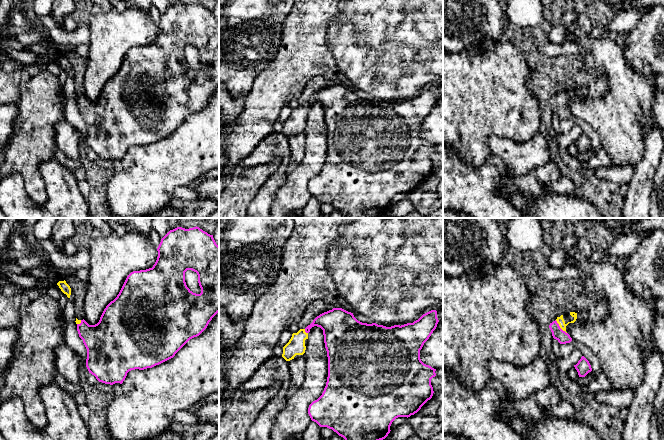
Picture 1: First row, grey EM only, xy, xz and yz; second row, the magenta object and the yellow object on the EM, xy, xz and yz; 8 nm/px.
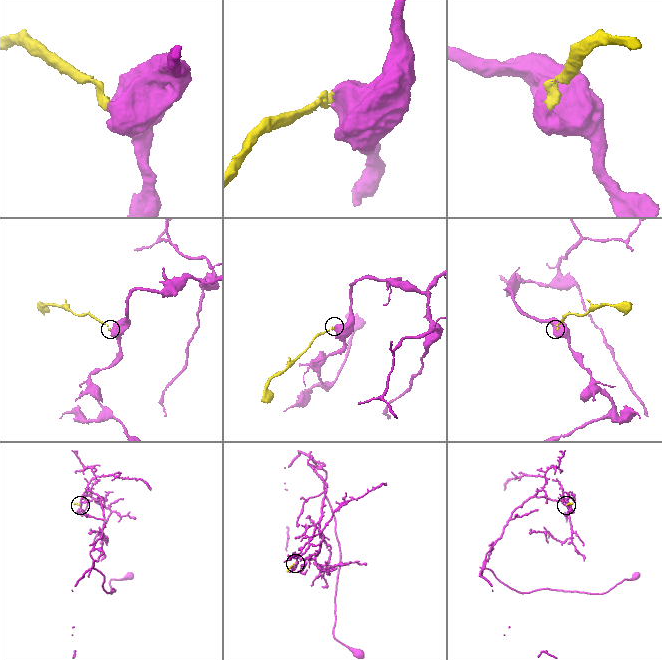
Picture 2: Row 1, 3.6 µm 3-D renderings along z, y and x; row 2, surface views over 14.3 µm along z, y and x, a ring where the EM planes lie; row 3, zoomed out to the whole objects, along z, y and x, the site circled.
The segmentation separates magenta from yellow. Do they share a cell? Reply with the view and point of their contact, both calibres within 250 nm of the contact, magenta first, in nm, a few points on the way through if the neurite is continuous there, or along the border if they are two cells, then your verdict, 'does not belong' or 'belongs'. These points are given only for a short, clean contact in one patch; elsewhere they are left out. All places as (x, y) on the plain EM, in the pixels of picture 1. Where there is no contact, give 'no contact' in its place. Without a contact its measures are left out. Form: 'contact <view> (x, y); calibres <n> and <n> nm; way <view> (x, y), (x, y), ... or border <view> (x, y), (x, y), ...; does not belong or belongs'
contact yz (559, 103); calibres 90 and 60 nm; way yz (557, 109), (559, 103), (560, 96); belongs

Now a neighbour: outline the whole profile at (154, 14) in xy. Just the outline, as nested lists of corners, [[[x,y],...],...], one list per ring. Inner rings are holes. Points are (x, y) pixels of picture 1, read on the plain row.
[[[151,6],[149,8],[148,14],[149,14],[150,19],[153,22],[158,24],[162,14],[159,12],[159,10],[155,6]]]

